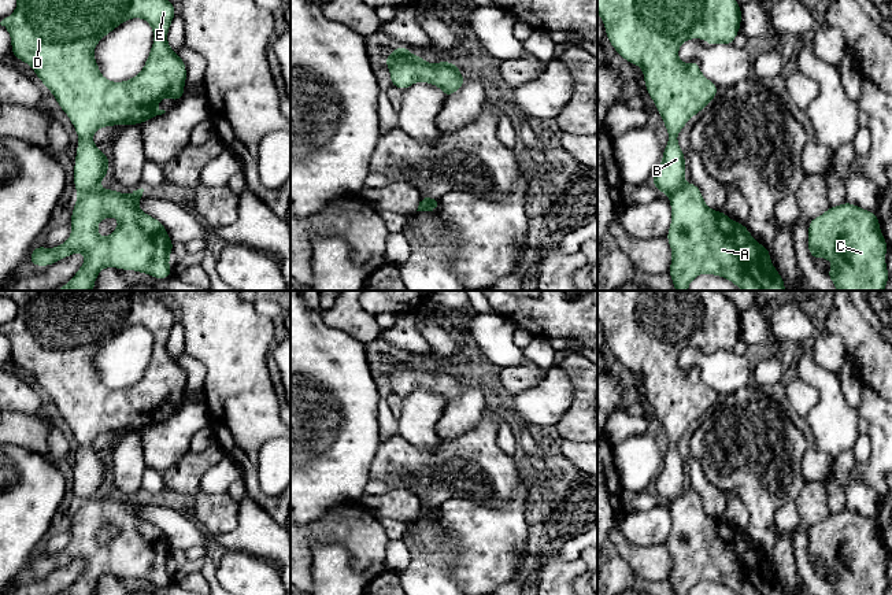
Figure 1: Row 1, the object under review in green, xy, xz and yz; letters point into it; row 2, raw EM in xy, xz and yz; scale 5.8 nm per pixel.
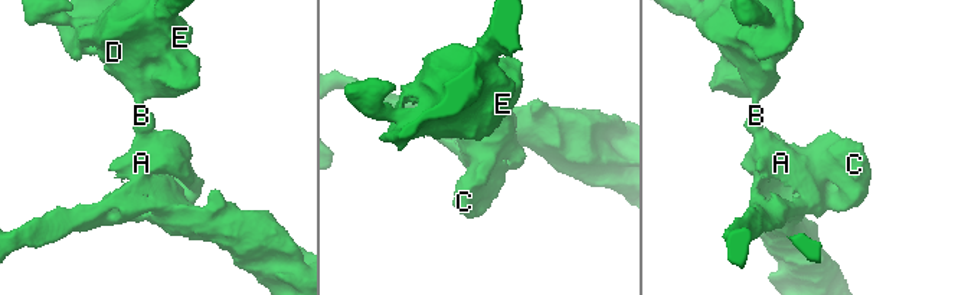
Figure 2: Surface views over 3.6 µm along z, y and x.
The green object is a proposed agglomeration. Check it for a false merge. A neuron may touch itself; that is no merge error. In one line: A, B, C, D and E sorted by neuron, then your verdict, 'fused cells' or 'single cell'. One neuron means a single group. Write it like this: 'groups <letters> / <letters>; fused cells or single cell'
groups A C / B D E; fused cells

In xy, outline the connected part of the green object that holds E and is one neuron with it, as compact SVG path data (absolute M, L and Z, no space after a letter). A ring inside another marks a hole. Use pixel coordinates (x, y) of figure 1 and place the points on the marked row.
M18 0L16 10L0 22L11 36L12 56L33 67L38 80L51 90L75 128L79 141L74 163L74 188L78 195L99 189L100 181L108 175L110 156L93 144L95 132L104 126L144 123L166 112L155 107L163 97L170 97L174 103L184 97L186 64L167 42L169 27L175 14L170 0ZM132 18L143 18L151 25L153 44L138 75L127 81L111 82L100 74L93 51L103 37Z

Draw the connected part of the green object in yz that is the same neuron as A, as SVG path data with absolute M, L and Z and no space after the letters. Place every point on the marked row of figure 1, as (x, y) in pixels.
M696 184L682 185L669 199L671 225L666 239L673 252L669 276L676 291L688 291L691 281L703 273L723 277L743 291L786 291L769 248L759 244L744 223L734 222L723 211L708 208Z

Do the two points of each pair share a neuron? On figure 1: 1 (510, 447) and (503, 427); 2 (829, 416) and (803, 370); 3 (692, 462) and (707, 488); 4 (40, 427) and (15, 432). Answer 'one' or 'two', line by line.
1: one
2: one
3: one
4: one

